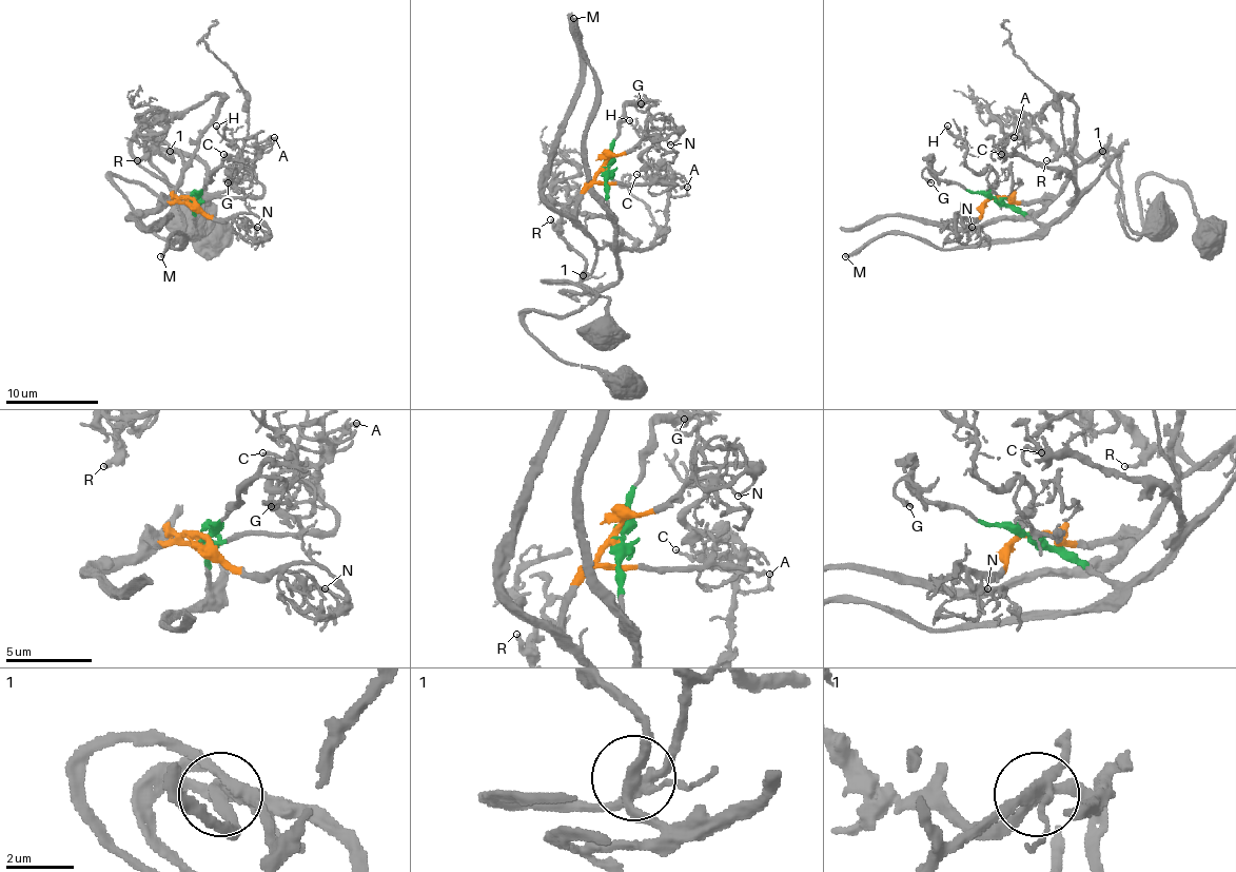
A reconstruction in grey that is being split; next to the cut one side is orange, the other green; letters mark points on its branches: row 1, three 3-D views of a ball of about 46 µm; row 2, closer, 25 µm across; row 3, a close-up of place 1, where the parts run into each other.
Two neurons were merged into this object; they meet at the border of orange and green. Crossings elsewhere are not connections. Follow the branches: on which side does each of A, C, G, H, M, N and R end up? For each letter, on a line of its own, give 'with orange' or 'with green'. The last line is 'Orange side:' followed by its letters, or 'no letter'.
A: with green
C: with green
G: with green
H: with orange
M: with green
N: with orange
R: with green
Orange side: H, N

